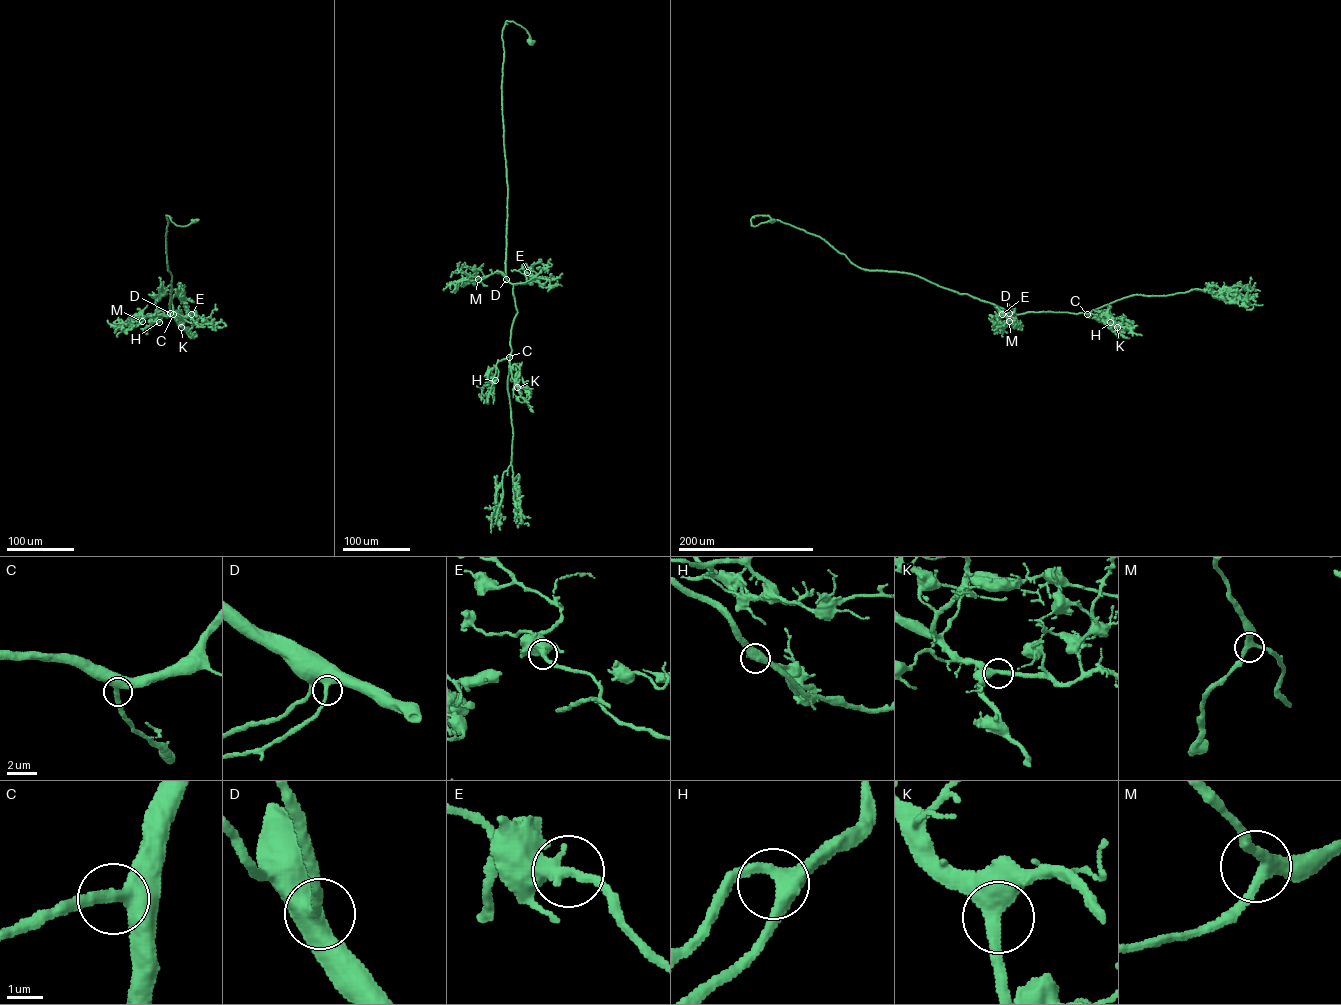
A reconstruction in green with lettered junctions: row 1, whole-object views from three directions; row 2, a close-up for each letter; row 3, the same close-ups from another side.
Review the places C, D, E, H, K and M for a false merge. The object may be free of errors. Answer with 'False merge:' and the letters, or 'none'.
False merge: none

